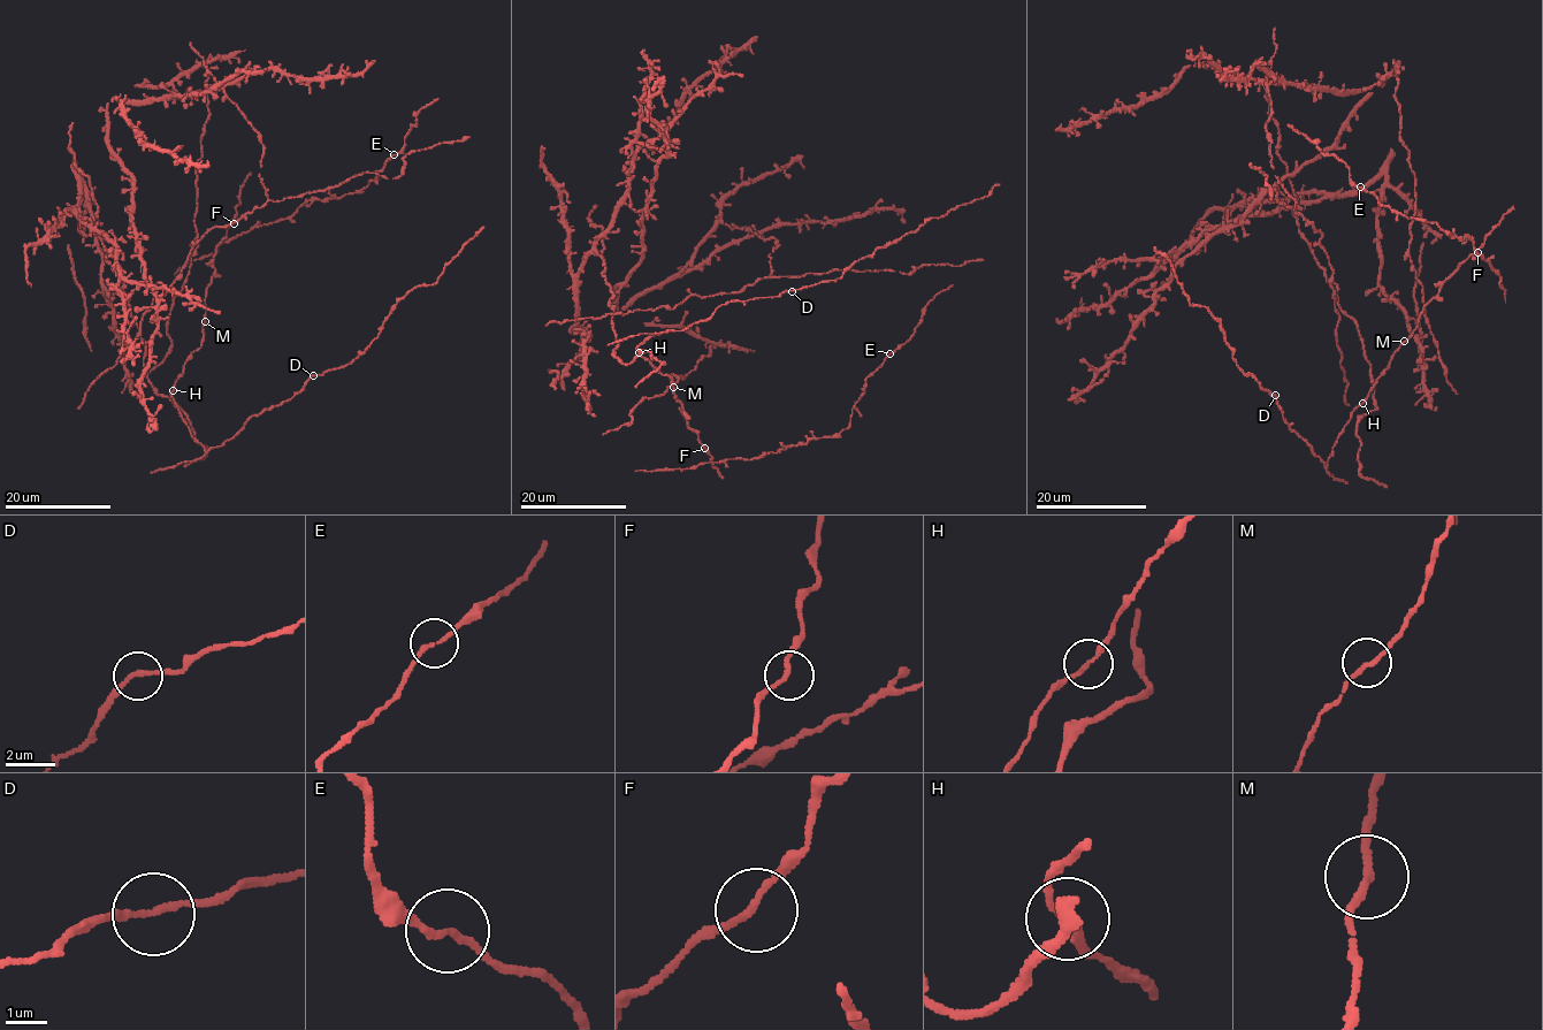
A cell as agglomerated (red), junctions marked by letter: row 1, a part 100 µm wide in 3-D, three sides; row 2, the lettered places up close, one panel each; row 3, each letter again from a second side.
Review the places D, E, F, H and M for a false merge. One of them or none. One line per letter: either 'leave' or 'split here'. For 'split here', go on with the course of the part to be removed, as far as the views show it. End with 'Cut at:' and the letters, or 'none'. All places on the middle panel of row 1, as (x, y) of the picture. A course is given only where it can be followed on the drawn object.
D: leave
E: leave
F: leave
H: leave
M: leave
Cut at: none

